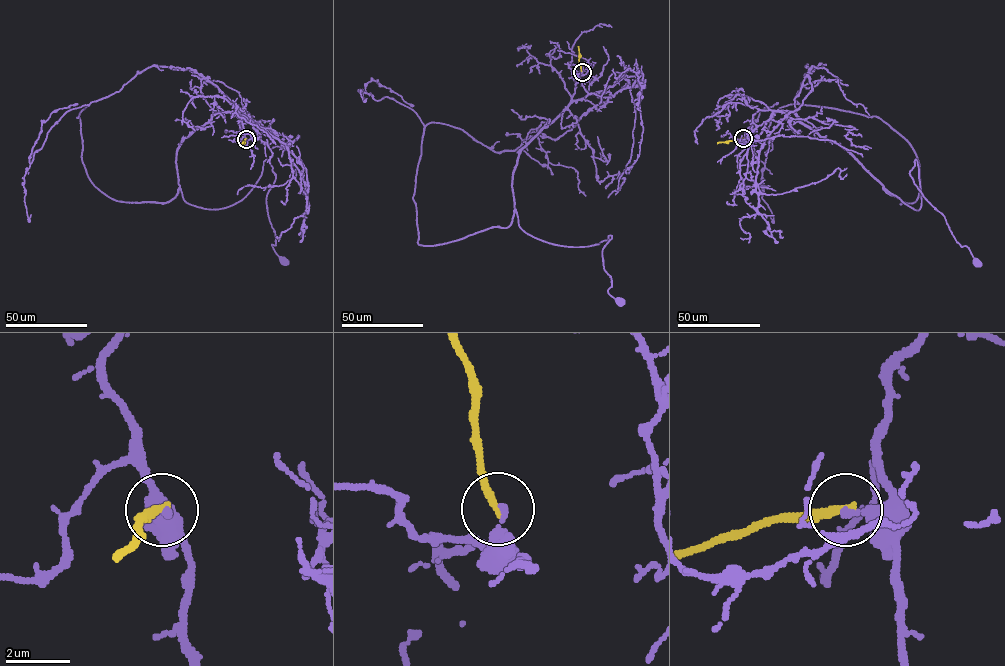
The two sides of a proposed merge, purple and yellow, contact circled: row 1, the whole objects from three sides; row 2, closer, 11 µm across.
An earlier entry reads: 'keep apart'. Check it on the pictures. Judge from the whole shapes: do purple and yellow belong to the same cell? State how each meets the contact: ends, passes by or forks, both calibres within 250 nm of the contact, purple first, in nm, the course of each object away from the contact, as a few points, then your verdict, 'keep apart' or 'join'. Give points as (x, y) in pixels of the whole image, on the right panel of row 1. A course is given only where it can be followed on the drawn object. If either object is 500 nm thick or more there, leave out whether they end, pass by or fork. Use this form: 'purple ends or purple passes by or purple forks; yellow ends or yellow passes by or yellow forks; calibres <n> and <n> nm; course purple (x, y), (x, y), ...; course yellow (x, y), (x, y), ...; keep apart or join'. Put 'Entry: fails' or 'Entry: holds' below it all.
purple ends; yellow ends; calibres 200 and 280 nm; course purple (743, 138), (759, 110), (791, 111), (918, 210), (915, 159), (909, 175), (913, 183), (975, 263); course yellow (743, 138), (717, 143); keep apart
Entry: holds

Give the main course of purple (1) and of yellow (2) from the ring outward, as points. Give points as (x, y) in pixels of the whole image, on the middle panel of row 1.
1: (582, 71), (571, 102), (521, 150), (514, 207), (523, 230), (553, 244), (610, 235), (602, 257), (619, 300)
2: (582, 71), (578, 46)

